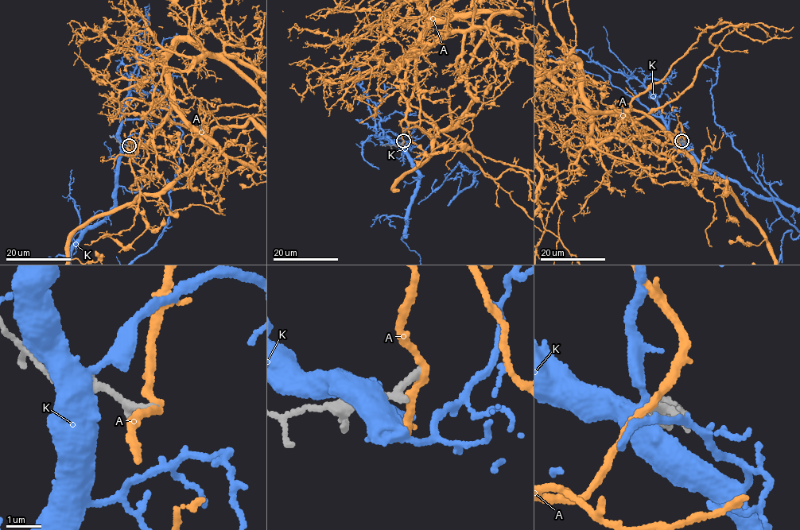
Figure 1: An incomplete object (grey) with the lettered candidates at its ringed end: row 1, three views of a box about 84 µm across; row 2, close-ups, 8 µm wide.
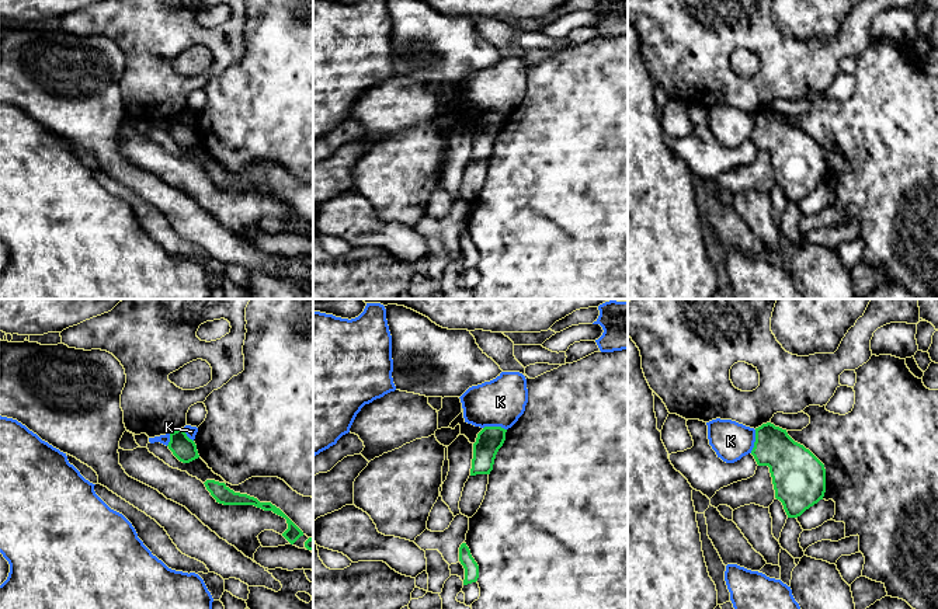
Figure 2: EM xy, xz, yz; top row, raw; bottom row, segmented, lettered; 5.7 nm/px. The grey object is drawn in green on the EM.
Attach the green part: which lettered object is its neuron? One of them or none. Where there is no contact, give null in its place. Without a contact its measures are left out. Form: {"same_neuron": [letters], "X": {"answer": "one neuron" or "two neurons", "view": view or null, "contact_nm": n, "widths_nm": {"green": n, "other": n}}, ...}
{"same_neuron": [], "A": {"answer": "two neurons", "view": null}, "K": {"answer": "two neurons", "view": "xz", "contact_nm": 140, "widths_nm": {"green": 150, "other": 280}}}

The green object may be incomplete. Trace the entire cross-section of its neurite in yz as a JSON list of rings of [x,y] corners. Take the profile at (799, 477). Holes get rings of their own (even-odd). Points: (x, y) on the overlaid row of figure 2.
[[[771,422],[755,428],[755,442],[751,450],[758,466],[768,466],[775,490],[775,498],[784,505],[788,518],[798,518],[806,509],[823,500],[826,493],[824,464],[803,445],[795,442],[786,432]]]

